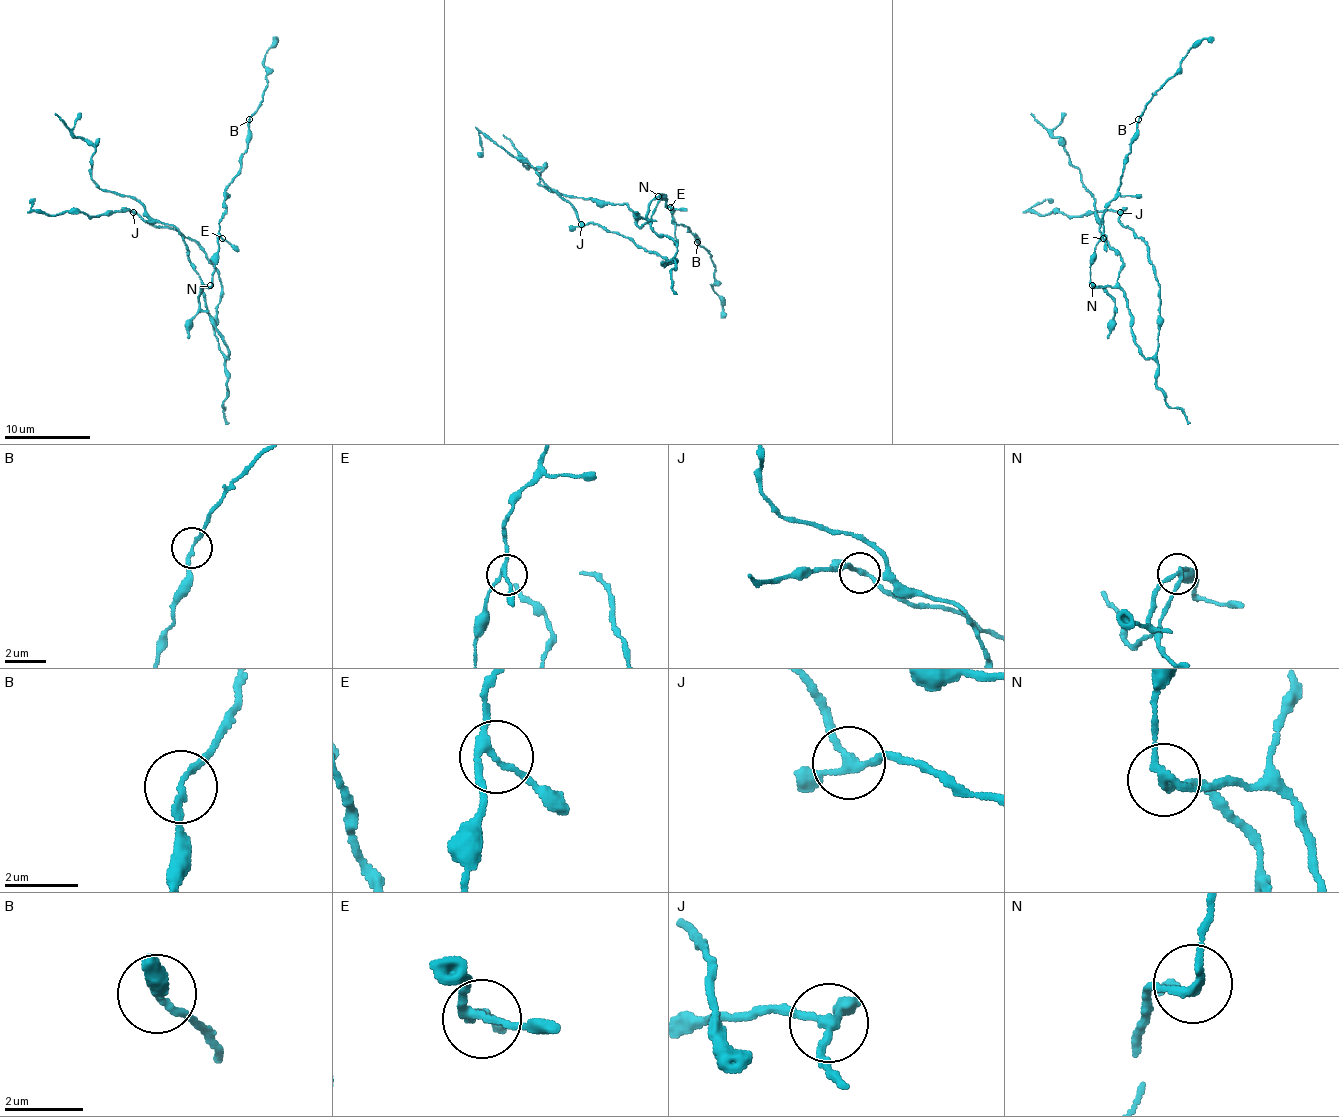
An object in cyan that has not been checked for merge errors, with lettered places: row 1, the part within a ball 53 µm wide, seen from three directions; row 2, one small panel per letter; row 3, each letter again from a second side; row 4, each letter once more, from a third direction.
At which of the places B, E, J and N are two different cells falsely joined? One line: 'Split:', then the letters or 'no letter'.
Split: N

